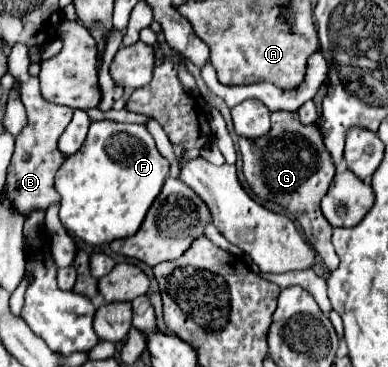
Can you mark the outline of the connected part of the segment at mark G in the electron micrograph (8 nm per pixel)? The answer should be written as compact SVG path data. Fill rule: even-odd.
M271 113L271 131L257 139L239 137L239 151L243 157L243 173L253 193L263 199L287 209L301 225L307 241L323 257L329 271L339 267L339 257L331 245L333 227L321 213L321 197L327 193L335 165L329 151L323 145L323 135L317 123L305 125L297 113Z

